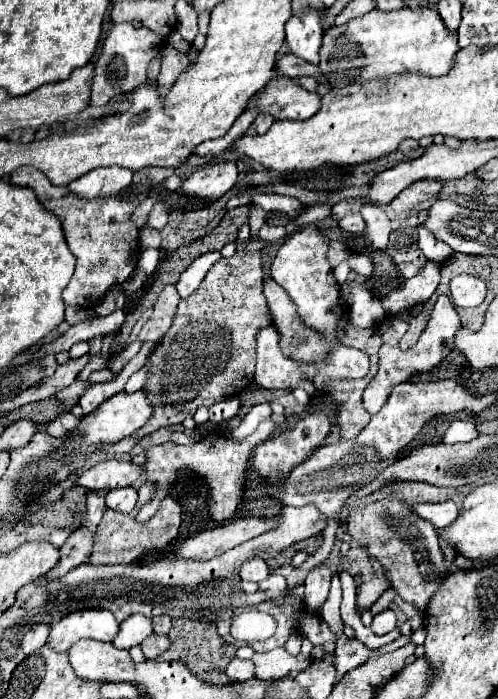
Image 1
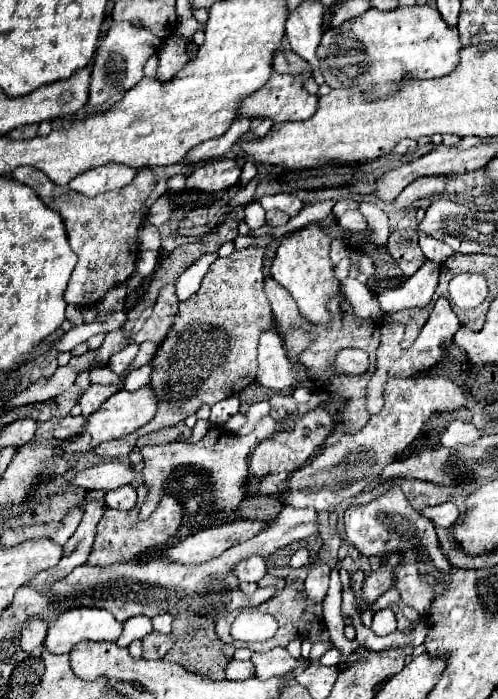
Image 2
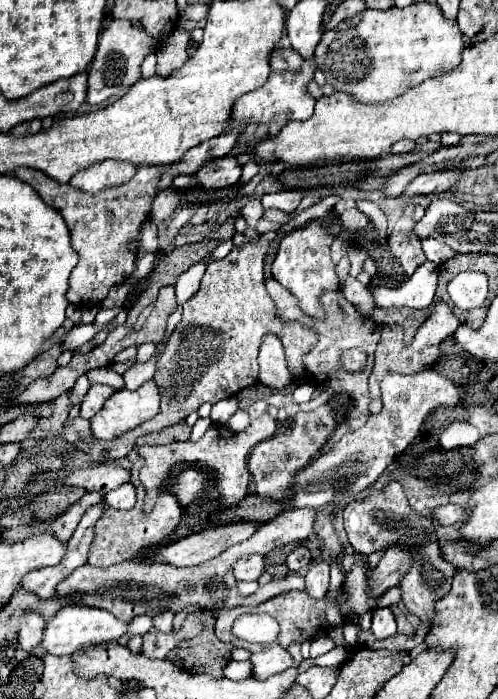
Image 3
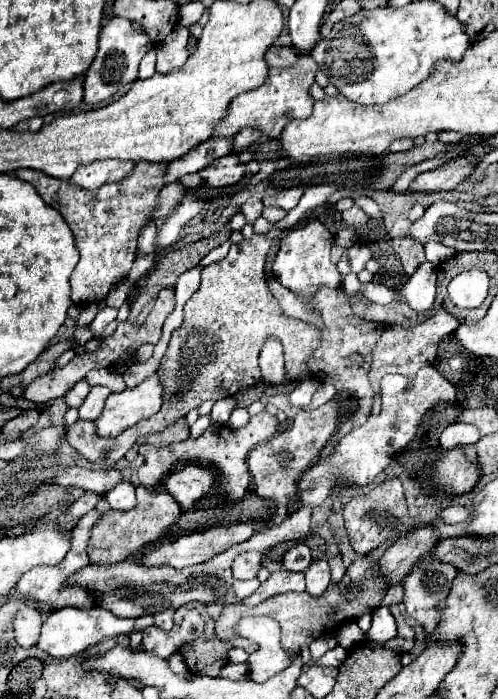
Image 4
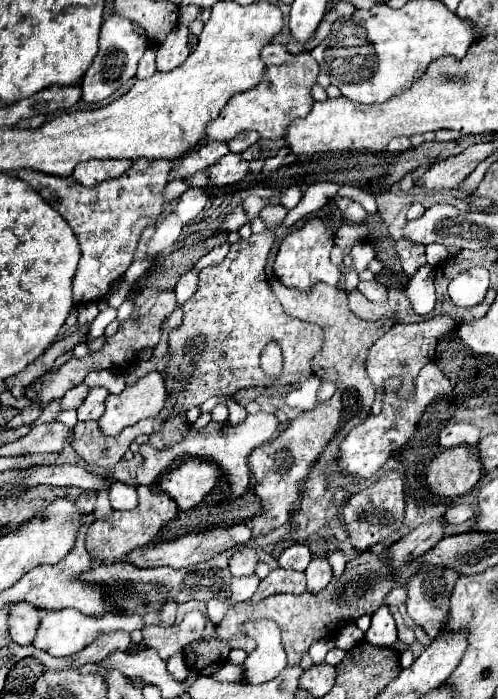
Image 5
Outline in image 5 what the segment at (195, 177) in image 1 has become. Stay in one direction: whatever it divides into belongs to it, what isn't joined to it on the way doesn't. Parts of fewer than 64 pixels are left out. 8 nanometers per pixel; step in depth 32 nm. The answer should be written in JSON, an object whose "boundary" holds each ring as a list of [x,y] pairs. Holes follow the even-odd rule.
{"boundary":[[[226,154],[220,158],[214,166],[206,170],[206,174],[212,178],[214,186],[230,186],[240,182],[250,172],[250,162],[242,160],[240,154]]]}

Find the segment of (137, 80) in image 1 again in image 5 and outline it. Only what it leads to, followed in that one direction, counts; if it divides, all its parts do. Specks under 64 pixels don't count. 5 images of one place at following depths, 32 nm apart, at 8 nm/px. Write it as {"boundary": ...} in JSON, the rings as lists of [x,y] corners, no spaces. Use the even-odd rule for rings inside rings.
{"boundary":[[[112,14],[108,20],[104,20],[102,32],[100,32],[100,50],[98,50],[92,66],[84,74],[82,82],[80,82],[82,100],[90,102],[90,104],[92,102],[102,102],[112,92],[116,92],[124,82],[128,82],[136,74],[138,60],[142,58],[146,48],[148,48],[148,42],[140,40],[140,36],[136,34],[134,24],[130,20],[126,20],[118,14]]]}

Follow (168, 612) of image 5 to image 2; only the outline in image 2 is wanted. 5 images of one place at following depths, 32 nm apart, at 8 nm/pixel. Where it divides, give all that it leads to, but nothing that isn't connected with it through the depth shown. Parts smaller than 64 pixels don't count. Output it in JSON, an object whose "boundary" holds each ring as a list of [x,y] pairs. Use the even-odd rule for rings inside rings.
{"boundary":[[[168,614],[154,616],[154,618],[152,618],[152,622],[154,622],[154,630],[164,632],[164,634],[168,634],[168,632],[170,632],[170,628],[172,628],[172,616],[168,616]]]}

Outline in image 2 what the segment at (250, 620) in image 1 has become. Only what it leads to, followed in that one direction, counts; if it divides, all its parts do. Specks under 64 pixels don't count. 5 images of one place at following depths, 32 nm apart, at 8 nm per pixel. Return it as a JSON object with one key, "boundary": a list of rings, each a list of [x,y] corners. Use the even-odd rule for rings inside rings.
{"boundary":[[[242,612],[232,624],[232,636],[244,642],[266,642],[278,632],[278,622],[270,614],[262,612]]]}

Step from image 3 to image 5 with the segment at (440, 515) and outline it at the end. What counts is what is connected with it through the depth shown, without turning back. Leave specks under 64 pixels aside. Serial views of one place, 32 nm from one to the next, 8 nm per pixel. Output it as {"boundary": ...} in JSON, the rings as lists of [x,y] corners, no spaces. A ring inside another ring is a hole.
{"boundary":[[[452,504],[444,514],[446,522],[450,522],[450,524],[460,524],[460,522],[472,520],[474,516],[476,516],[476,506],[474,504]]]}

